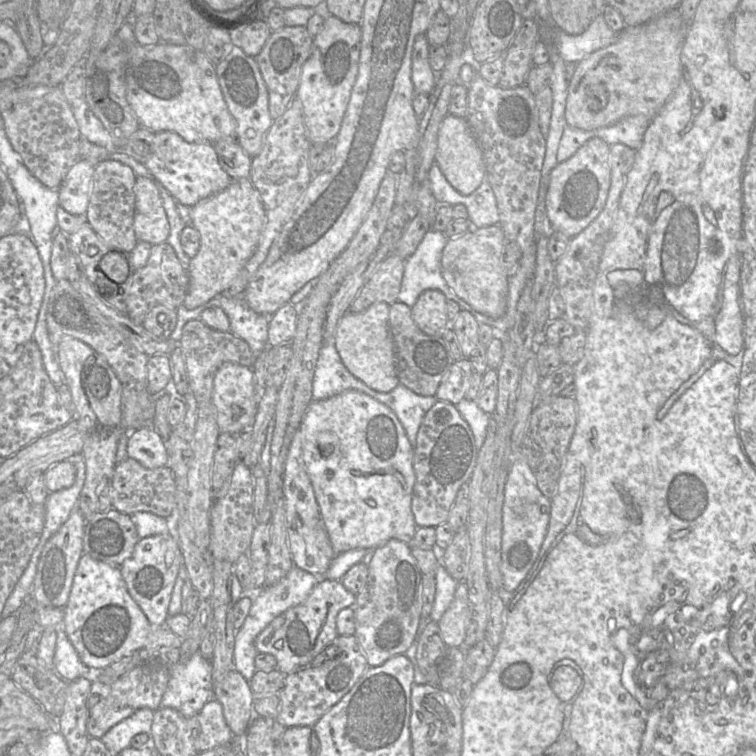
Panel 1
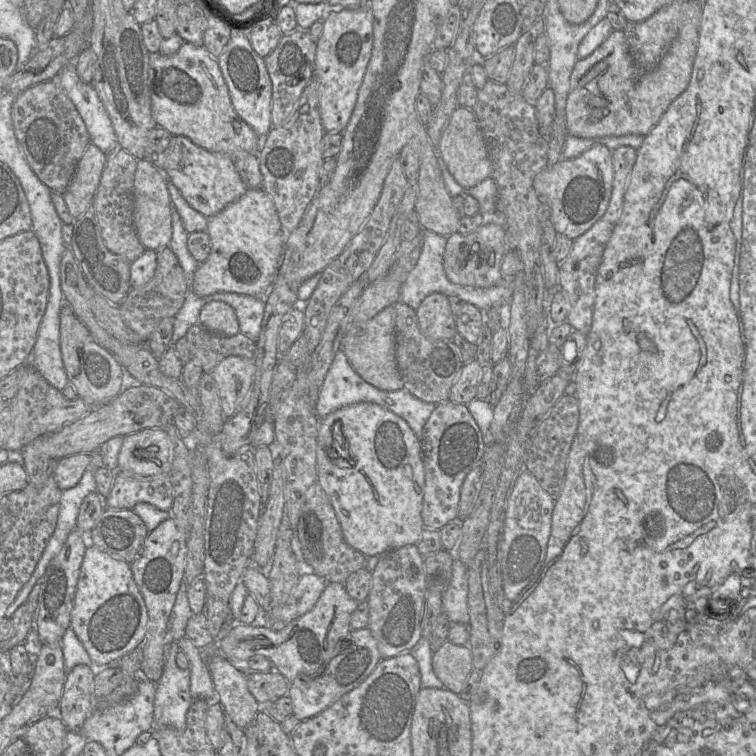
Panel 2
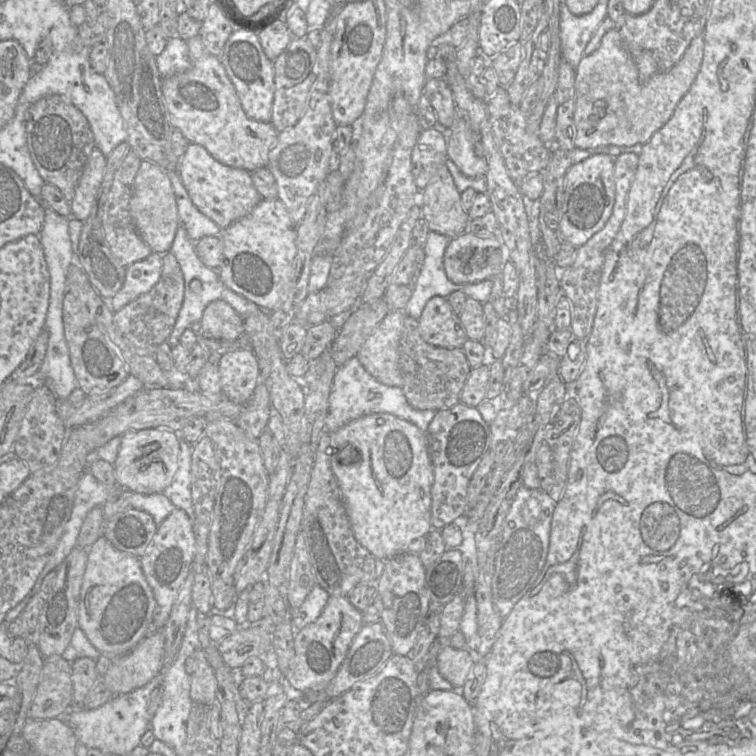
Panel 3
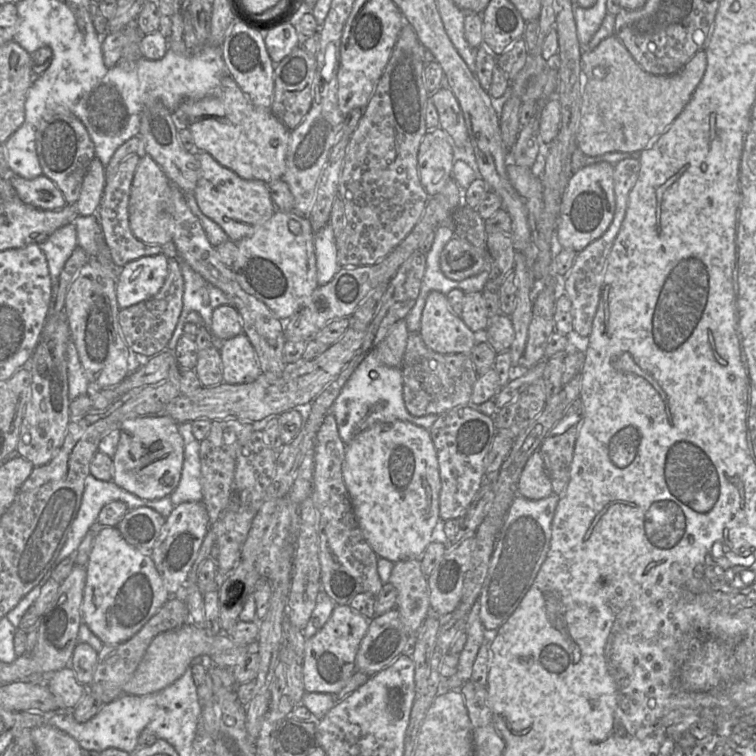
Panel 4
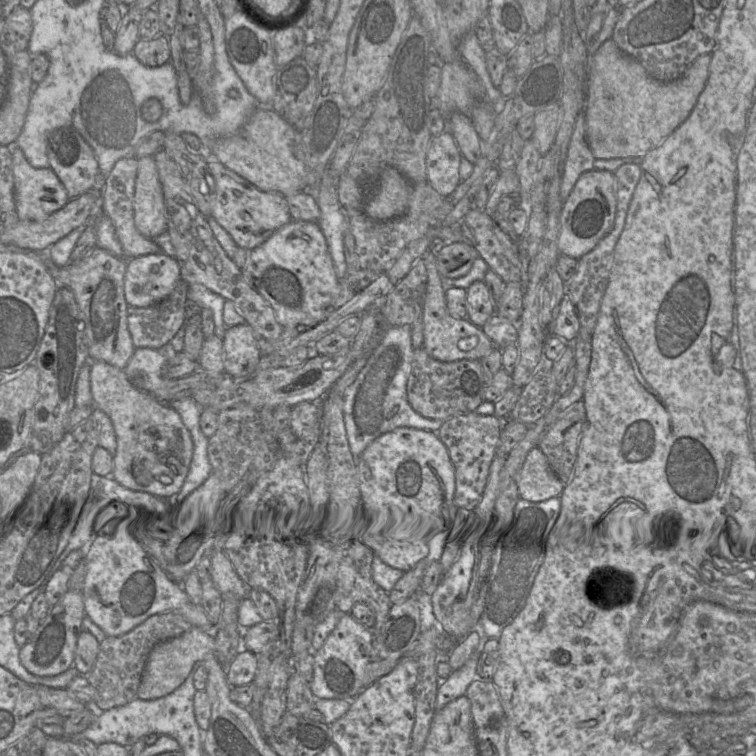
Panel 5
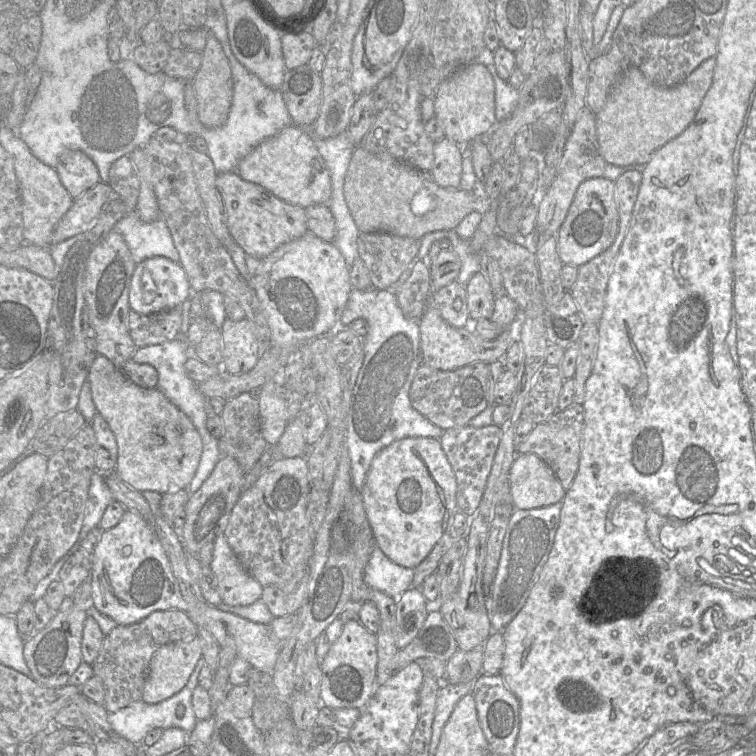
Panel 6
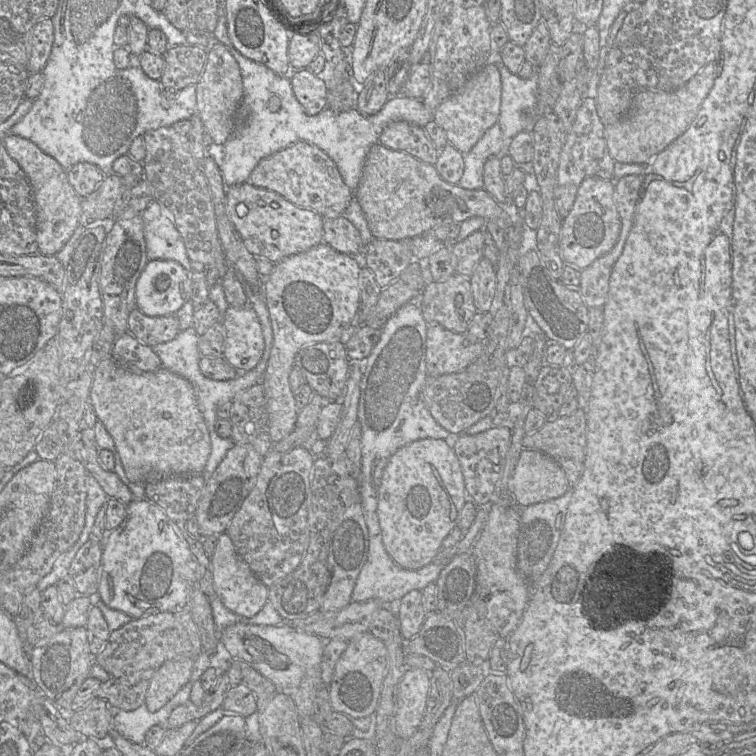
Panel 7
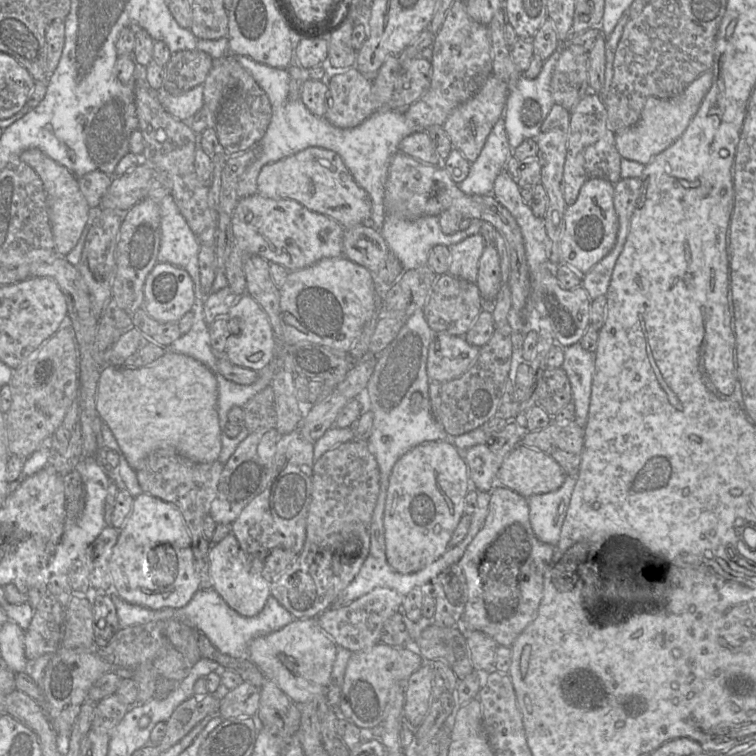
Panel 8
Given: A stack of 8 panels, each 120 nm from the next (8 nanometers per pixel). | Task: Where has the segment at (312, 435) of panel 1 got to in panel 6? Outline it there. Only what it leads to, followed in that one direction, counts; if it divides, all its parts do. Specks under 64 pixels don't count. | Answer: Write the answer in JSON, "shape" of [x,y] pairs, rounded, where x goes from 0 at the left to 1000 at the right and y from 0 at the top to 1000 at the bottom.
{"shape":[[[538,578],[521,583],[496,603],[487,623],[481,644],[478,648],[485,687],[491,696],[497,721],[519,743],[525,747],[542,753],[550,751],[567,734],[575,721],[585,714],[586,708],[594,706],[594,700],[598,696],[601,683],[606,676],[603,651],[603,630],[589,598],[585,594],[581,581],[571,578]]]}

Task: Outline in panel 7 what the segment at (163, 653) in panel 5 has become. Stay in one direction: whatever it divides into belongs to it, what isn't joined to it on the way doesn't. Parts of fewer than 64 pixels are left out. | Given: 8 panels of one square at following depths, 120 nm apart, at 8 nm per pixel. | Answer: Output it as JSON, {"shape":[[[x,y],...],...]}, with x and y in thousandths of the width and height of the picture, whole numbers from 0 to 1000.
{"shape":[[[225,873],[205,889],[192,923],[198,942],[206,942],[216,935],[251,899],[257,873]]]}

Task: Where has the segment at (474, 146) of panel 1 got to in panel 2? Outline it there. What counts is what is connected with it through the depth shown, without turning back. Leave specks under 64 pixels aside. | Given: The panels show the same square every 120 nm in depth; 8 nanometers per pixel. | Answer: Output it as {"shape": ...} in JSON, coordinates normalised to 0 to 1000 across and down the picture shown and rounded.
{"shape":[[[606,140],[598,149],[582,184],[579,198],[603,241],[624,249],[649,234],[649,214],[626,146]]]}

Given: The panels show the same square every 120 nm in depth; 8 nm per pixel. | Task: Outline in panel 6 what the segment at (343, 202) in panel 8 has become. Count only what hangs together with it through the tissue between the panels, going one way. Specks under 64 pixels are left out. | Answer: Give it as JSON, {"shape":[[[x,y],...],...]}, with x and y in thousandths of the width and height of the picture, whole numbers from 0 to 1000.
{"shape":[[[384,165],[339,193],[315,217],[313,230],[341,243],[365,261],[399,275],[433,271],[439,257],[435,226],[410,177]]]}

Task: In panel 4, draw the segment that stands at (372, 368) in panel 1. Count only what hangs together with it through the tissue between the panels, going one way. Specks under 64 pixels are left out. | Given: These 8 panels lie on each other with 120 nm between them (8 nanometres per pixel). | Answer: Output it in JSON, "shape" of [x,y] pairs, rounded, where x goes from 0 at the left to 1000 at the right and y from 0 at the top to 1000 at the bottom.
{"shape":[[[530,422],[515,435],[509,447],[496,459],[500,474],[508,483],[530,487],[540,442],[537,423]]]}

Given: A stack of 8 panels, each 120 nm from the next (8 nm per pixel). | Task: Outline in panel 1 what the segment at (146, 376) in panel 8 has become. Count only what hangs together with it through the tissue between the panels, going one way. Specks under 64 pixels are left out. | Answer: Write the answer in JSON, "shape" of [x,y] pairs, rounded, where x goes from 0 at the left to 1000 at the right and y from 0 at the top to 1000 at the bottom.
{"shape":[[[188,565],[172,571],[168,603],[181,608],[193,619],[221,616],[217,581],[204,565]]]}

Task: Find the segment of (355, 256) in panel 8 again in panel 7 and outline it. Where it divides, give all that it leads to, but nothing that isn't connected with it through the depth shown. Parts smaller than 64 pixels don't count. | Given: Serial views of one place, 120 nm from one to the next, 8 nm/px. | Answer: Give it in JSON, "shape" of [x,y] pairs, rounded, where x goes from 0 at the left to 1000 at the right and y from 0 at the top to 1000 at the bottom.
{"shape":[[[455,286],[429,290],[427,320],[454,336],[464,339],[481,336],[483,324],[475,306]]]}

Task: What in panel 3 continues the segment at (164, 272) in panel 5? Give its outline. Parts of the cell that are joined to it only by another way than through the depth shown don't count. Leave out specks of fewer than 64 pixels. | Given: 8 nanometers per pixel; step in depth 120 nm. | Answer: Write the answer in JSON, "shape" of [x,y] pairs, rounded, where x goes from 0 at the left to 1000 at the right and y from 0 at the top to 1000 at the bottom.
{"shape":[[[202,333],[192,343],[167,353],[163,378],[143,397],[148,411],[159,410],[167,402],[197,386],[205,378],[213,365],[214,337]]]}

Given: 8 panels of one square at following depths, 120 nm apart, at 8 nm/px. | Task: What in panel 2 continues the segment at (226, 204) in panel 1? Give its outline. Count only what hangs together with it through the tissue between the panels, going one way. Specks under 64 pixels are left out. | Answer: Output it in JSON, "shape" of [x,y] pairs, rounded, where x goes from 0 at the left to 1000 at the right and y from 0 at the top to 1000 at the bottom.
{"shape":[[[347,249],[327,250],[319,262],[274,290],[279,331],[257,361],[255,386],[265,393],[308,386],[351,397],[365,368],[374,331],[370,290],[357,258]]]}

